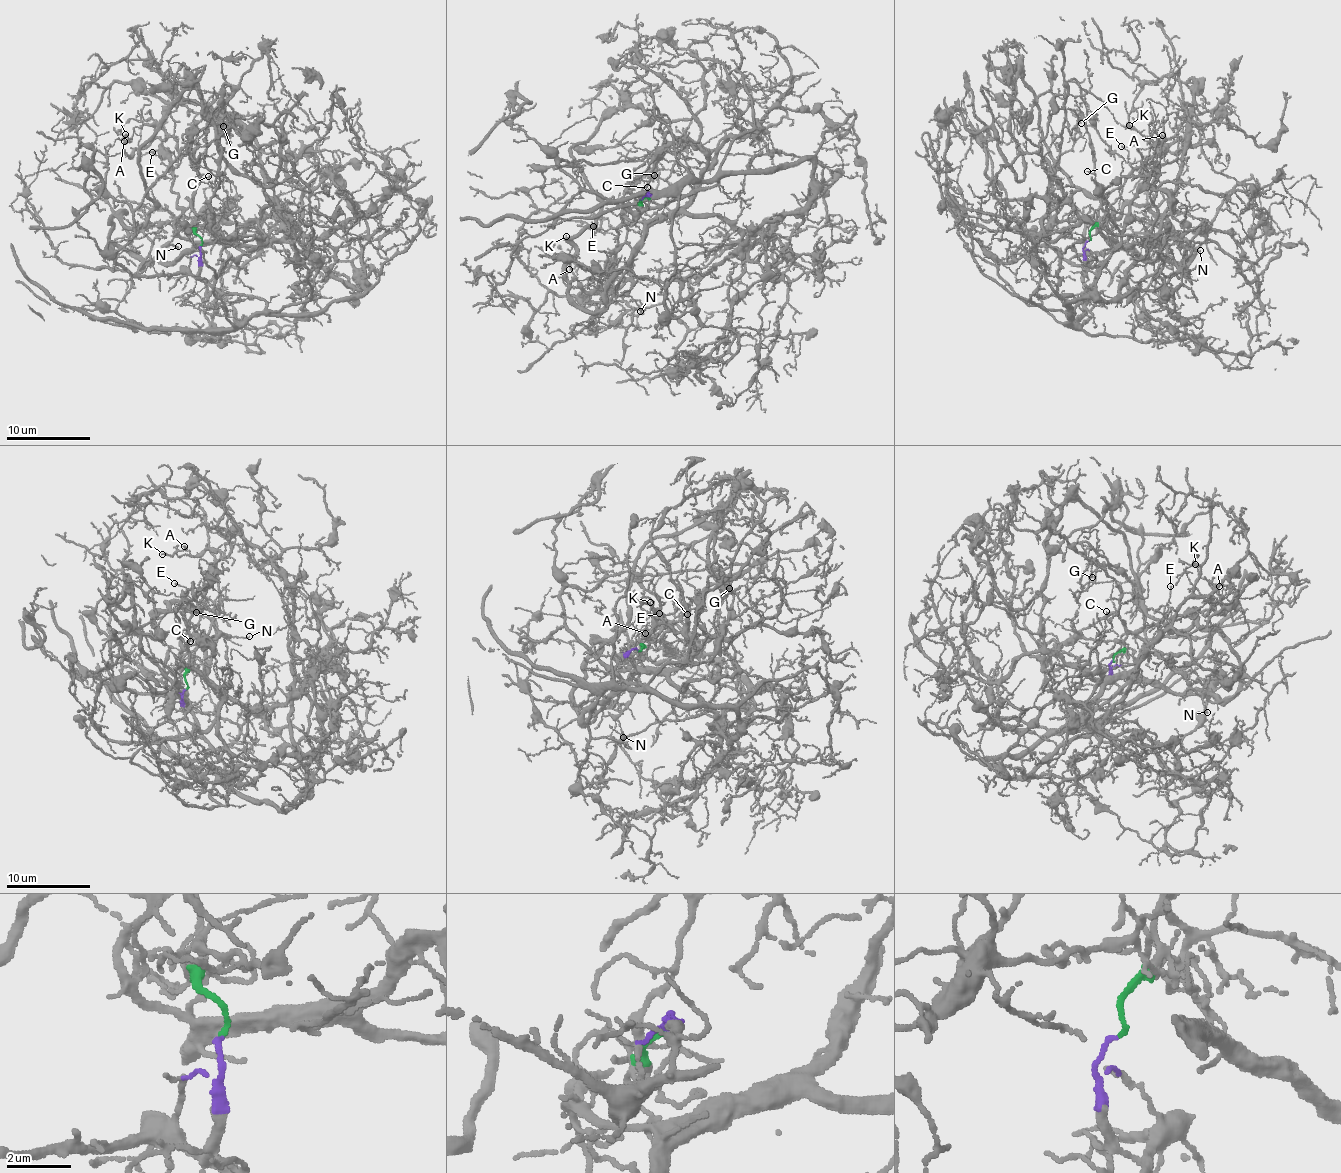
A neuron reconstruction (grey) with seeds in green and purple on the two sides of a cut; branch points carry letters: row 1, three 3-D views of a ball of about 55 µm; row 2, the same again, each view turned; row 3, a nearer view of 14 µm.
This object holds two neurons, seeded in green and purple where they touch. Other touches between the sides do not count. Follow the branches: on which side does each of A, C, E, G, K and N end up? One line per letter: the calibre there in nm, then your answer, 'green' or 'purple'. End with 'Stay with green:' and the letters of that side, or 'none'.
A: calibre 120 nm; green
C: calibre 90 nm; green
E: calibre 110 nm; green
G: calibre 130 nm; green
K: calibre 130 nm; green
N: calibre 120 nm; green
Stay with green: A, C, E, G, K, N

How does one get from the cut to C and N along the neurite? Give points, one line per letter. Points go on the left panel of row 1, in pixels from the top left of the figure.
C: (201, 245), (194, 222), (194, 189), (208, 175)
N: (201, 245), (194, 222), (194, 209), (190, 207), (176, 219), (177, 216), (180, 223), (170, 241), (177, 247)

